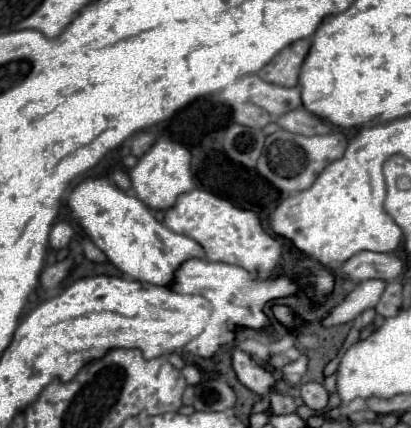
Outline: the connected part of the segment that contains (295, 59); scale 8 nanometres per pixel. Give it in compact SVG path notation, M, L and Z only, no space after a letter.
M299 39L291 43L279 55L275 55L275 59L271 59L257 75L267 83L295 87L299 81L299 69L309 53L309 47L311 47L309 39Z

